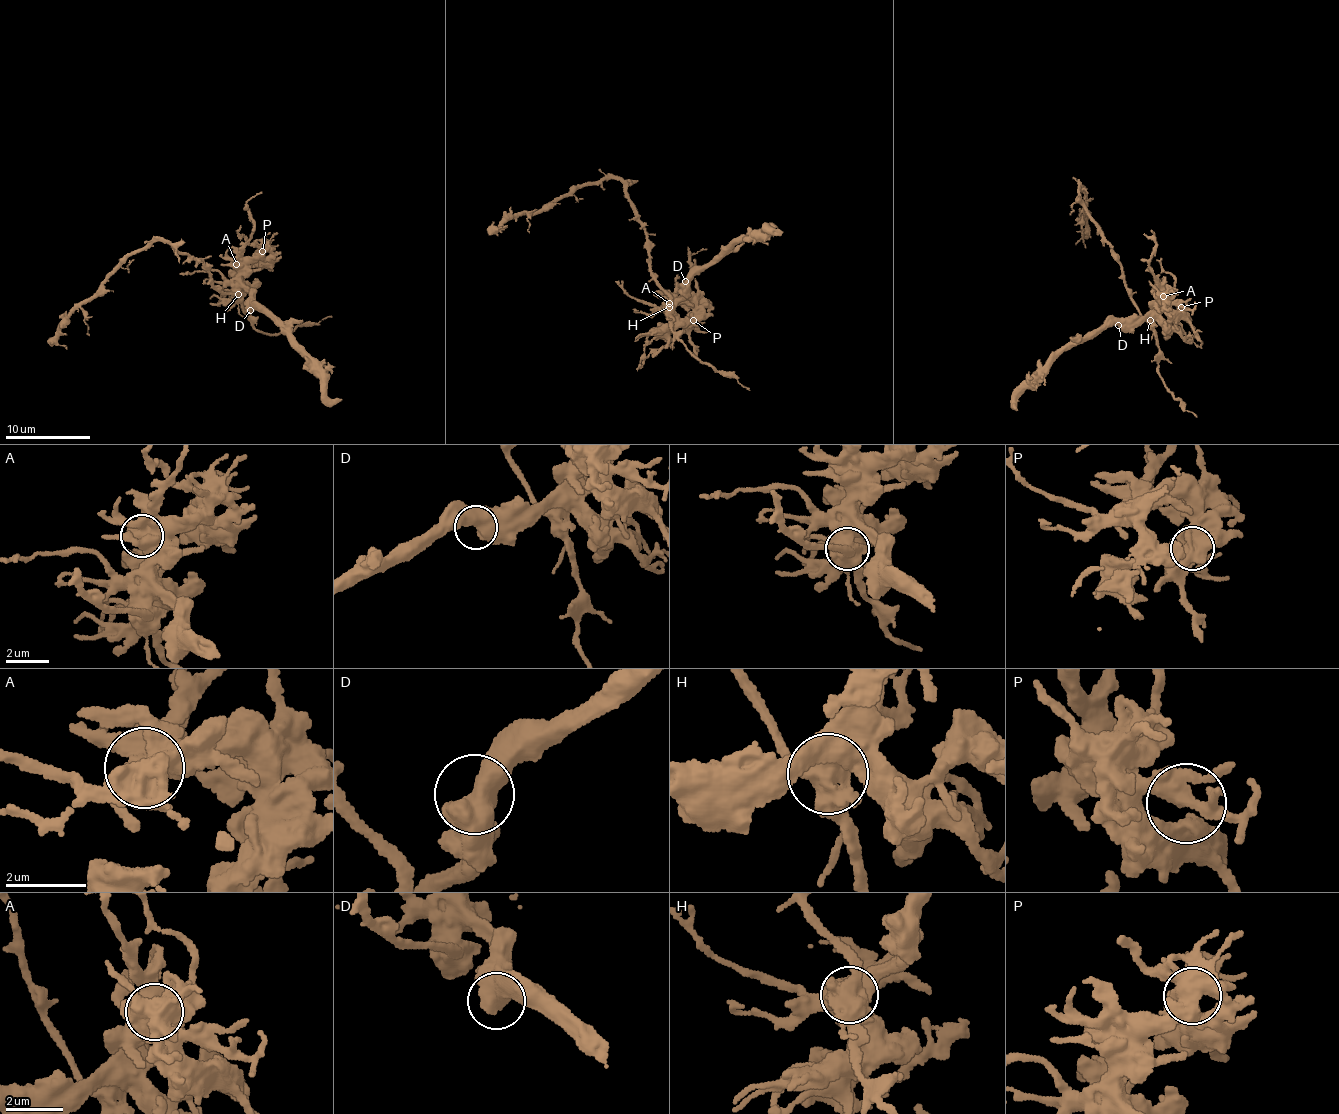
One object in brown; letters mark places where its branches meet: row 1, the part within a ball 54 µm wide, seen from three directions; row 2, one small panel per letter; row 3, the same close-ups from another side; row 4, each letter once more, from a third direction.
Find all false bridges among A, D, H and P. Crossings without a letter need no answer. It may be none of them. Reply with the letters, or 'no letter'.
H

